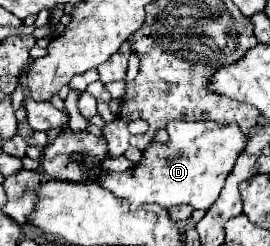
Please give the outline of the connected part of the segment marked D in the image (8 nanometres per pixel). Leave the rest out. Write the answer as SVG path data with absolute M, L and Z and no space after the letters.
M168 122L166 132L168 144L152 140L132 172L108 172L96 182L118 198L130 200L132 208L152 202L162 208L190 204L194 210L208 210L212 202L216 202L248 136L244 136L238 126L220 126L214 122Z

